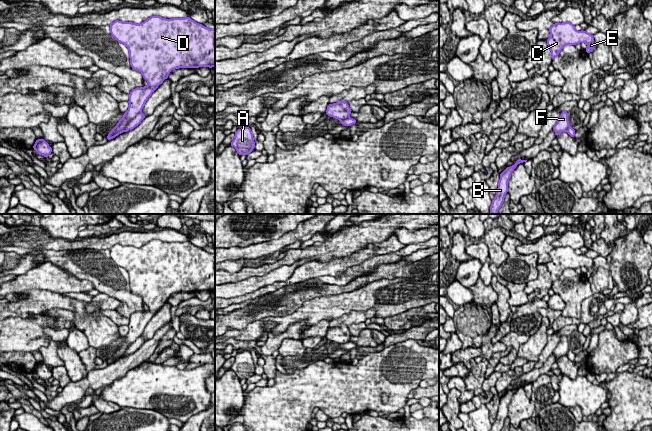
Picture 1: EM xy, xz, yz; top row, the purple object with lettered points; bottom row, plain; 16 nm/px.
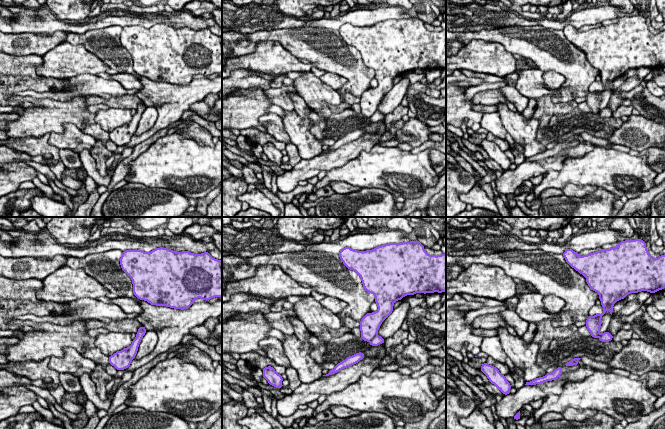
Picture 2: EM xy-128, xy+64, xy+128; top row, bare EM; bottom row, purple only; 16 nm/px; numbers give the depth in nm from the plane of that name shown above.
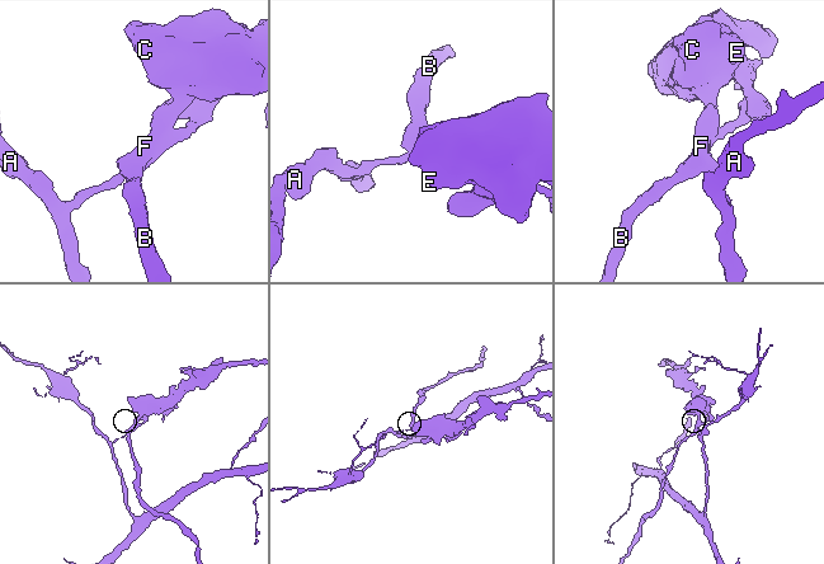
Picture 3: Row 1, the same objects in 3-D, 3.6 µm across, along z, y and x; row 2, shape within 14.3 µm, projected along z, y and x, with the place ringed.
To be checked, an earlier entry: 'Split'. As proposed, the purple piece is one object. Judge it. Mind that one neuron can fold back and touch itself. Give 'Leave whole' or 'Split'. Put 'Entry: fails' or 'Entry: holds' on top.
Entry: holds
Split

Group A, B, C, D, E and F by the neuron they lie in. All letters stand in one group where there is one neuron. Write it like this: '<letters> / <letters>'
A / B C D E F

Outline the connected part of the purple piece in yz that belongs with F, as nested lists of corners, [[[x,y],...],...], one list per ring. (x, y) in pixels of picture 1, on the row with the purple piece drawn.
[[[562,111],[557,123],[553,127],[556,137],[560,135],[562,132],[567,131],[568,127],[568,112]]]

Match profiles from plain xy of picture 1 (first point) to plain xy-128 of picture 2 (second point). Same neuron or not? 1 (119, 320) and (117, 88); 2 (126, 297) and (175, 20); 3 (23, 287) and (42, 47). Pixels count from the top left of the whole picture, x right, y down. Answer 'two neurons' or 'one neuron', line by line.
1: two neurons
2: two neurons
3: two neurons

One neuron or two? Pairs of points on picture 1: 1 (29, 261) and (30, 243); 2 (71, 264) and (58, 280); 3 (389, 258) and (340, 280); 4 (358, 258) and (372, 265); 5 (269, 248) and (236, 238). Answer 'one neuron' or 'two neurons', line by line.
1: two neurons
2: two neurons
3: one neuron
4: two neurons
5: two neurons

